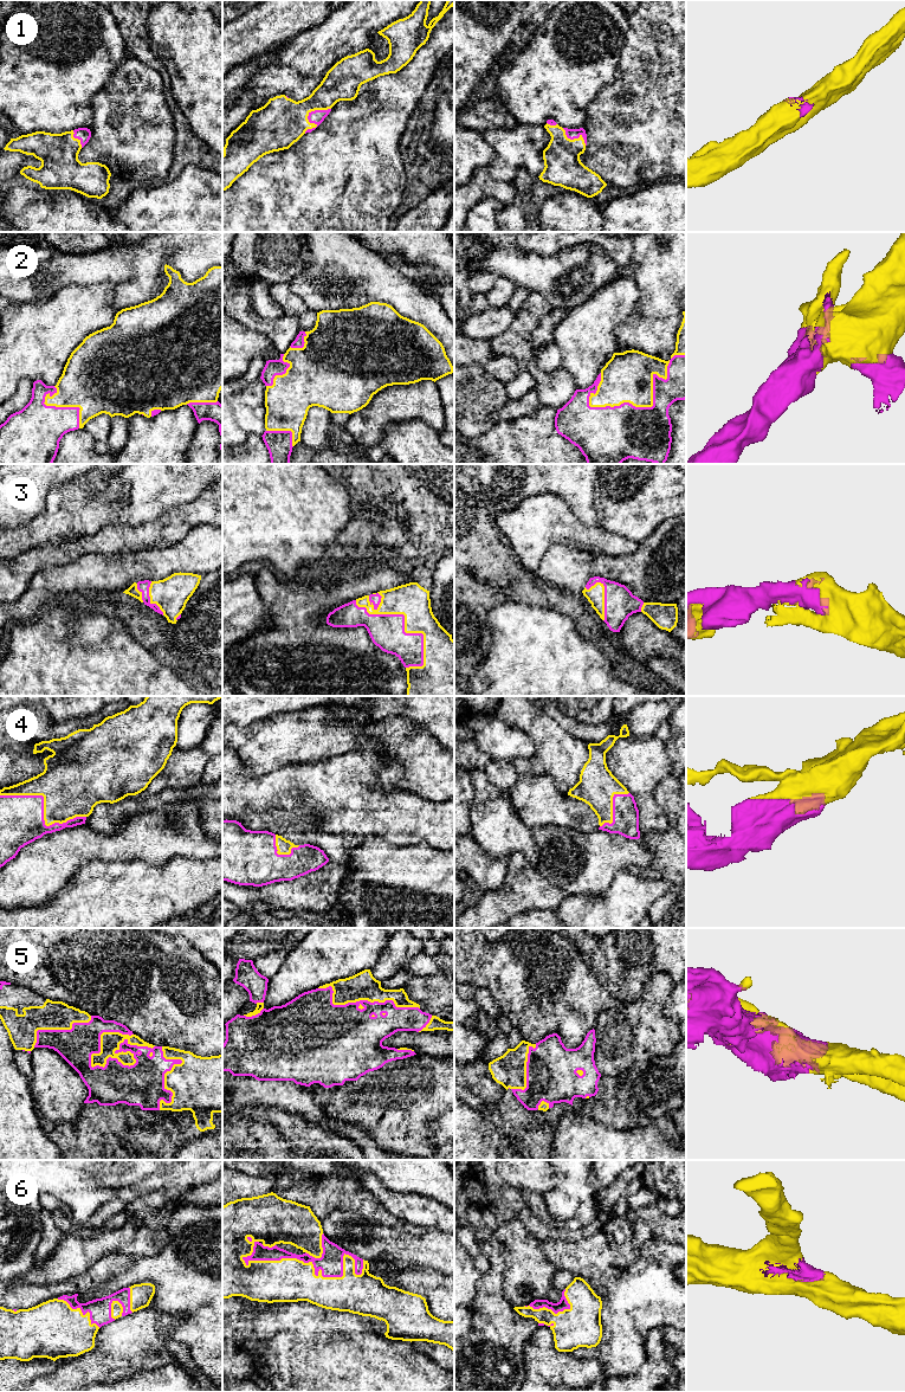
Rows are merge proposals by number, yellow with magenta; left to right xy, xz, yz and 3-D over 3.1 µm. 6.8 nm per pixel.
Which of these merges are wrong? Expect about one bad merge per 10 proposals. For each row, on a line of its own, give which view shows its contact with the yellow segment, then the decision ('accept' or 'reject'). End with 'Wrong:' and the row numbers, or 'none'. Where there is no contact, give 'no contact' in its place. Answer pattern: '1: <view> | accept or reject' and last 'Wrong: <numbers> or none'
1: xz | accept
2: yz | accept
3: xz | accept
4: xy | accept
5: xy | accept
6: xz | accept
Wrong: none

